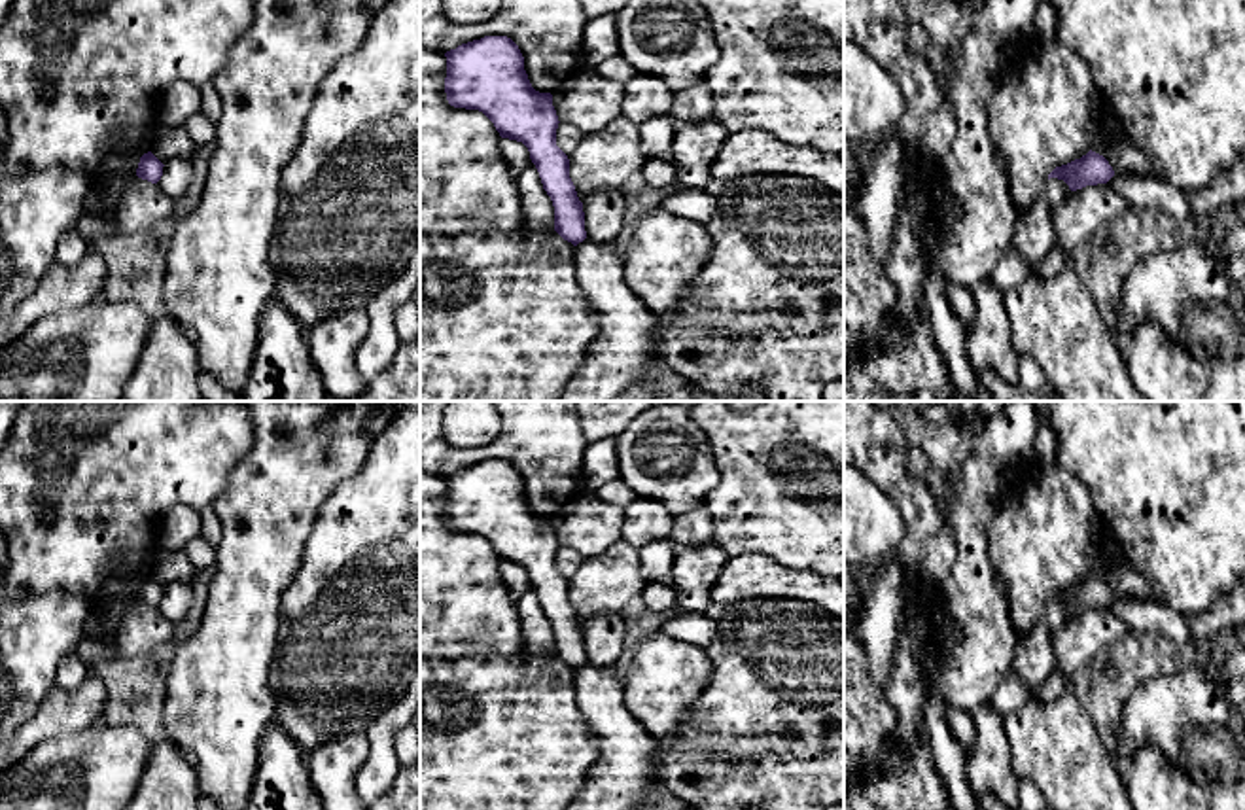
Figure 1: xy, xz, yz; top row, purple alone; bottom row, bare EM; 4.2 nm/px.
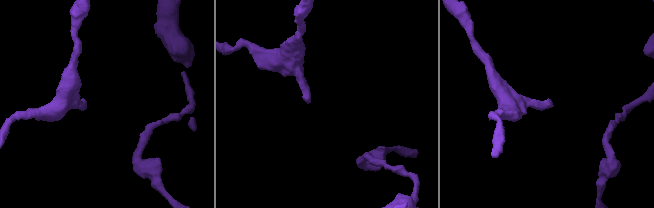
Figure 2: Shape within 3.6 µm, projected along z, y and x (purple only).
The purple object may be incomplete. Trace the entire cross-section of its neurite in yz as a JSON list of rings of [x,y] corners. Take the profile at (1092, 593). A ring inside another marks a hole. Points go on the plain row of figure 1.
[[[1090,573],[1080,583],[1056,590],[1048,598],[1048,604],[1050,602],[1063,604],[1071,615],[1077,615],[1086,609],[1107,608],[1113,600],[1114,594],[1109,589],[1109,585],[1103,579]]]

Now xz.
[[[484,460],[445,477],[447,524],[479,534],[501,562],[522,566],[554,630],[554,655],[573,670],[587,662],[583,626],[570,602],[570,583],[556,570],[558,539],[551,517],[532,511],[518,469]]]

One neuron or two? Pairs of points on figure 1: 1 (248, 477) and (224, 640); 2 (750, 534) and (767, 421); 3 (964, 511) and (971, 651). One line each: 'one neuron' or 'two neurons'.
1: one neuron
2: one neuron
3: one neuron

